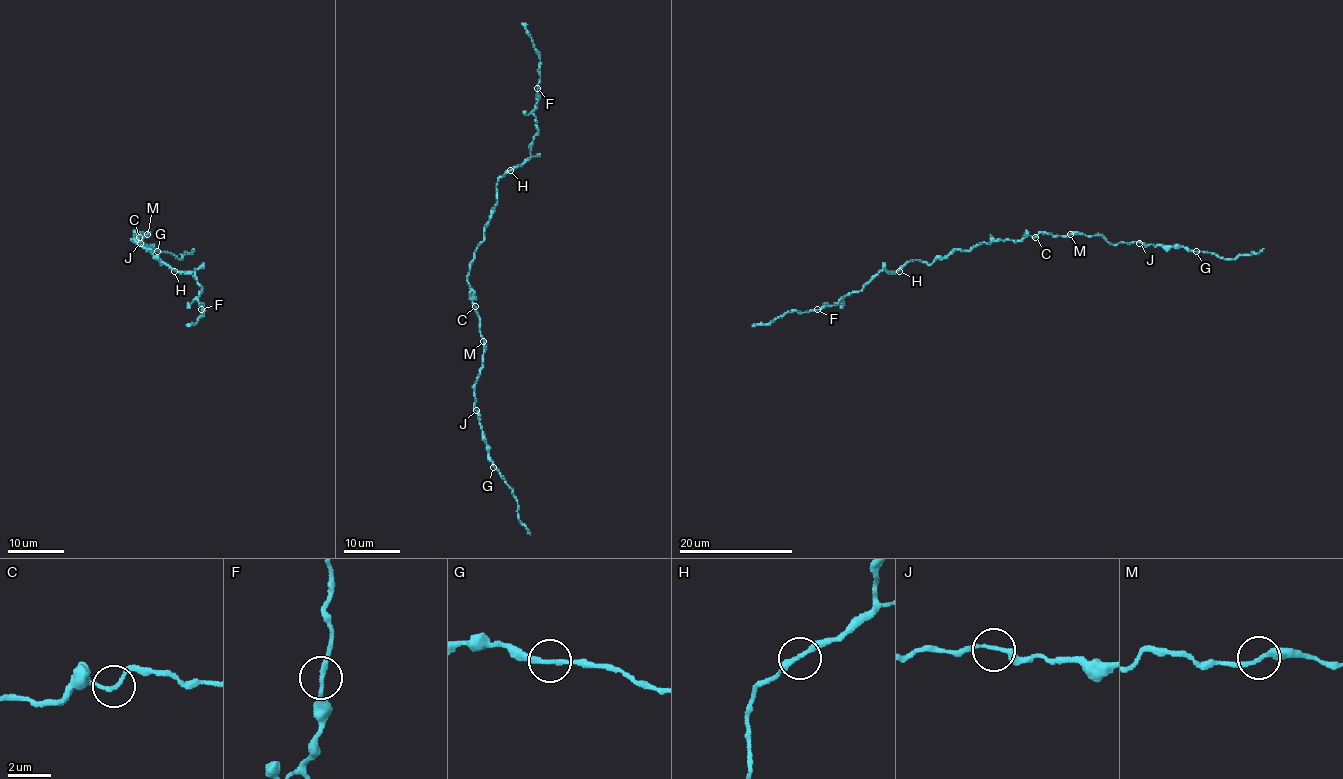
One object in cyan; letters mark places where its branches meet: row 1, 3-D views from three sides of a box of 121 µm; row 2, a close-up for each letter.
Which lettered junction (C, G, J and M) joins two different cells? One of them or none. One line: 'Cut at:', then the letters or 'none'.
Cut at: none

